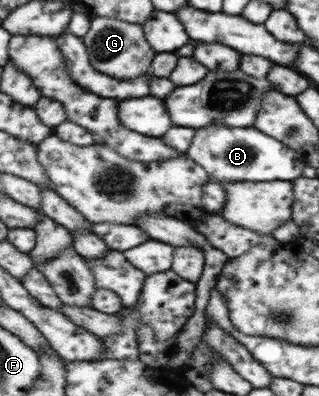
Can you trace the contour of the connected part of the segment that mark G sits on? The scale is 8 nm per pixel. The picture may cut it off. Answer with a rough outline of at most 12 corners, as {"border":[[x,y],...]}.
{"border":[[90,19],[82,40],[93,69],[128,80],[155,54],[142,25]]}

